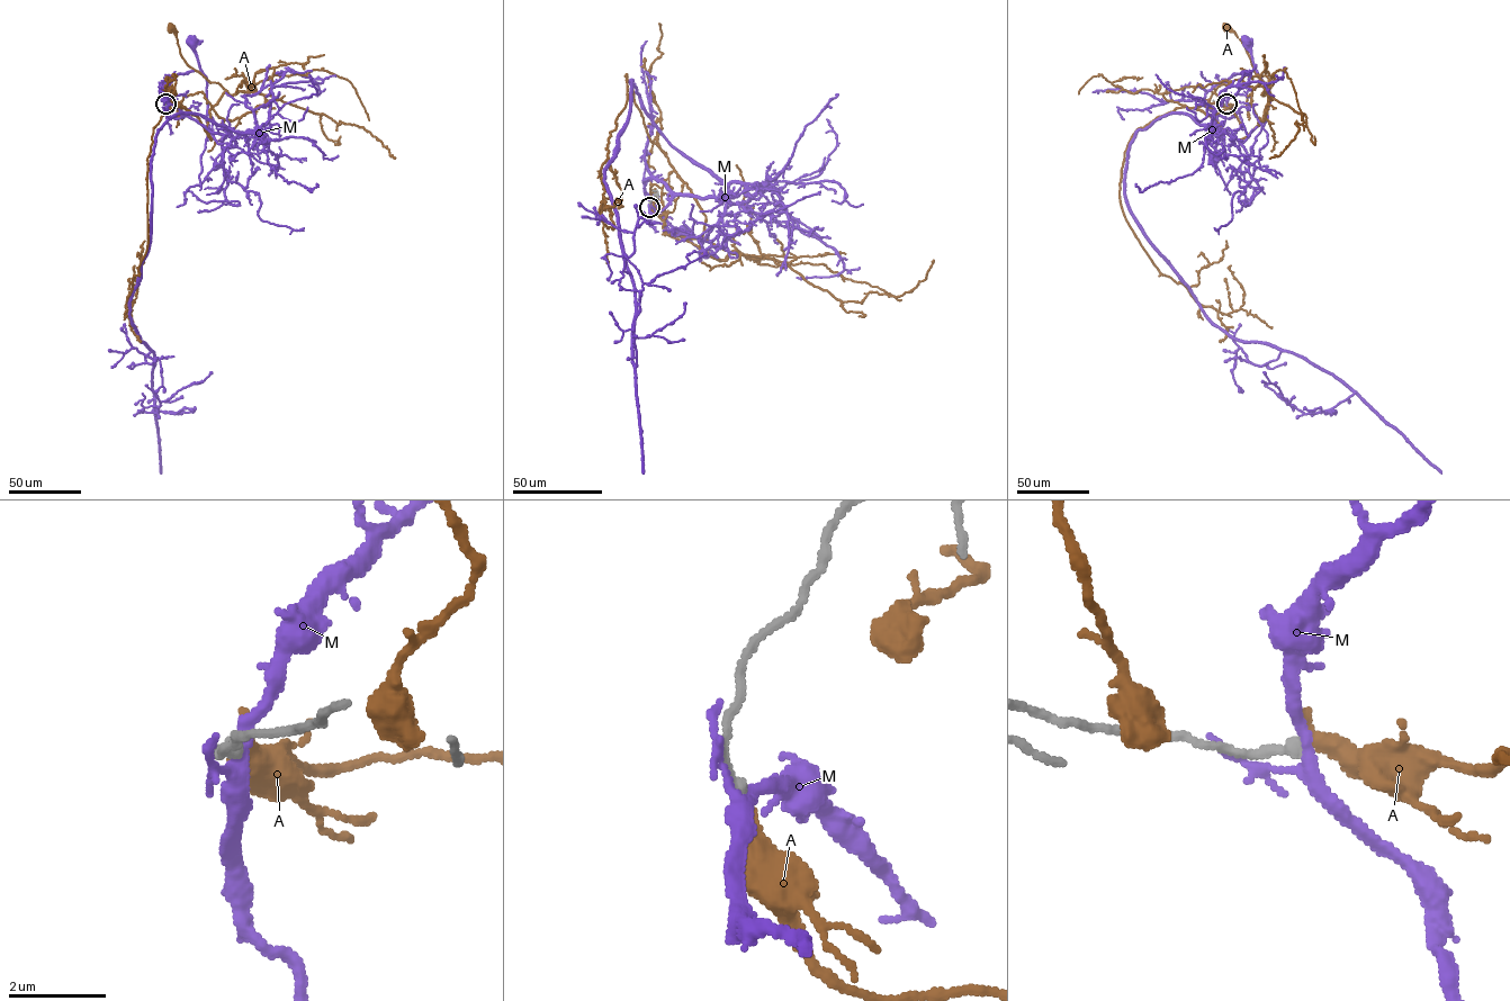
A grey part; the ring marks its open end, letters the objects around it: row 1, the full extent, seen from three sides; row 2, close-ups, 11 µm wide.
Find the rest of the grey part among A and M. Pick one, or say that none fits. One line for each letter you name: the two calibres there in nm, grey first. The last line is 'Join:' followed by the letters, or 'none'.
Join: none

